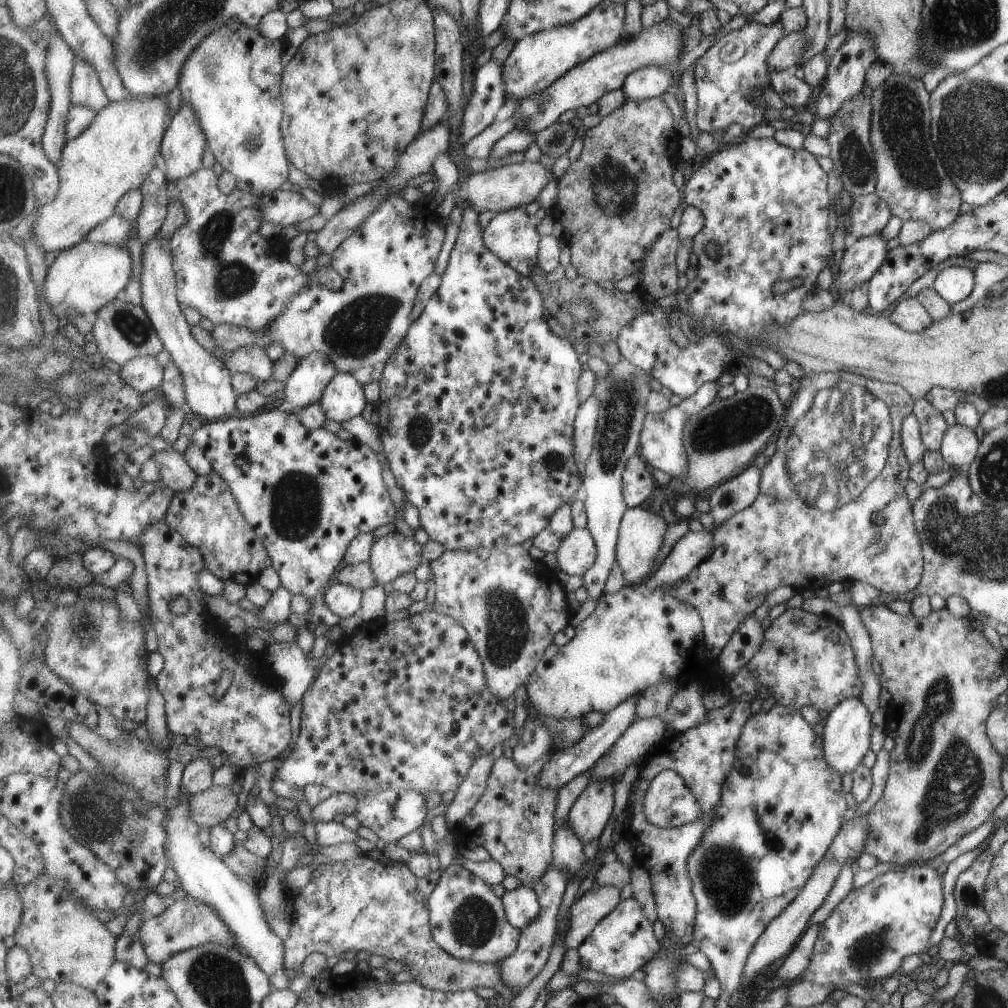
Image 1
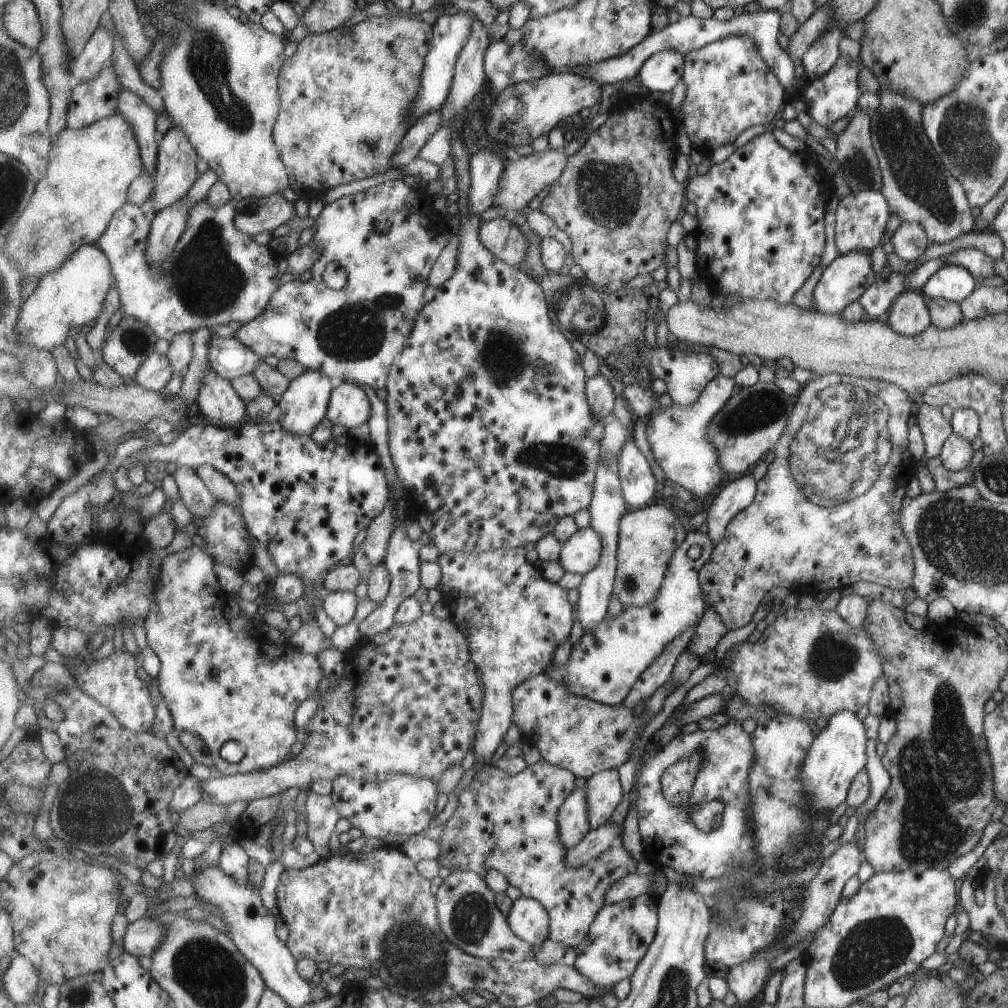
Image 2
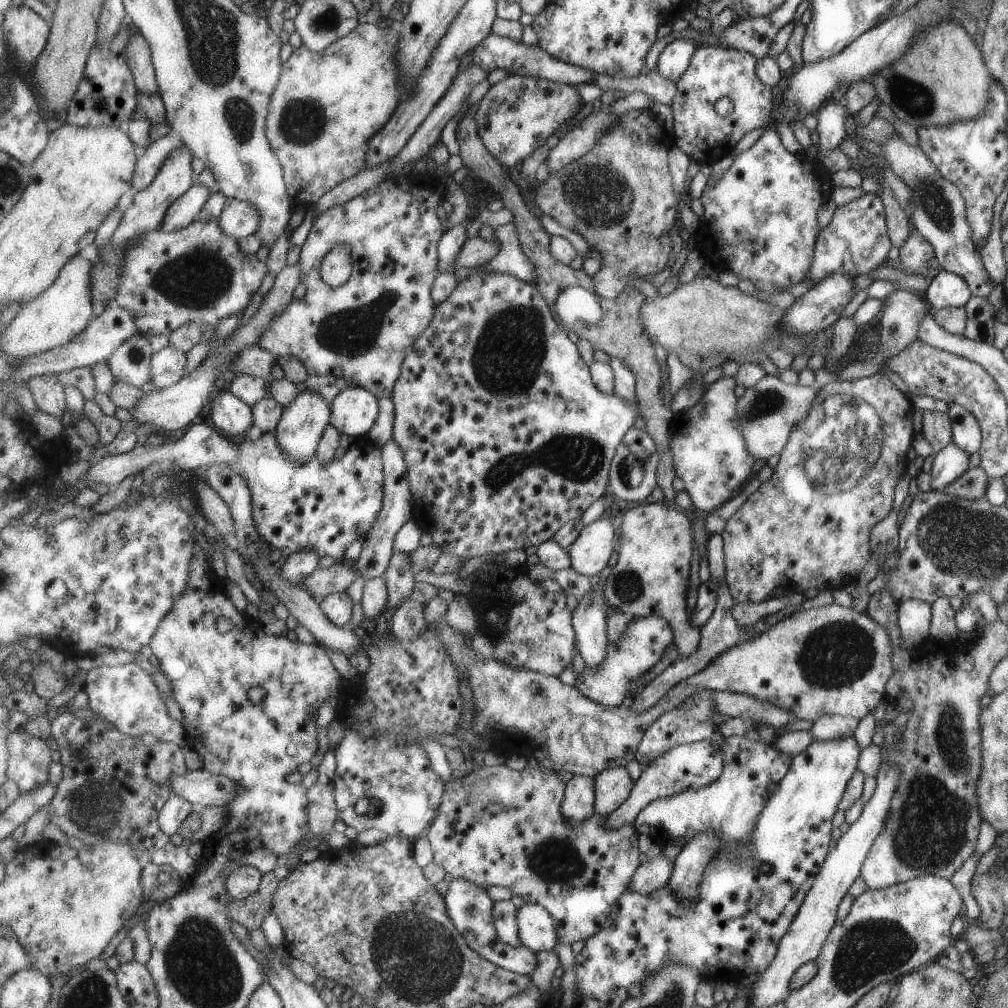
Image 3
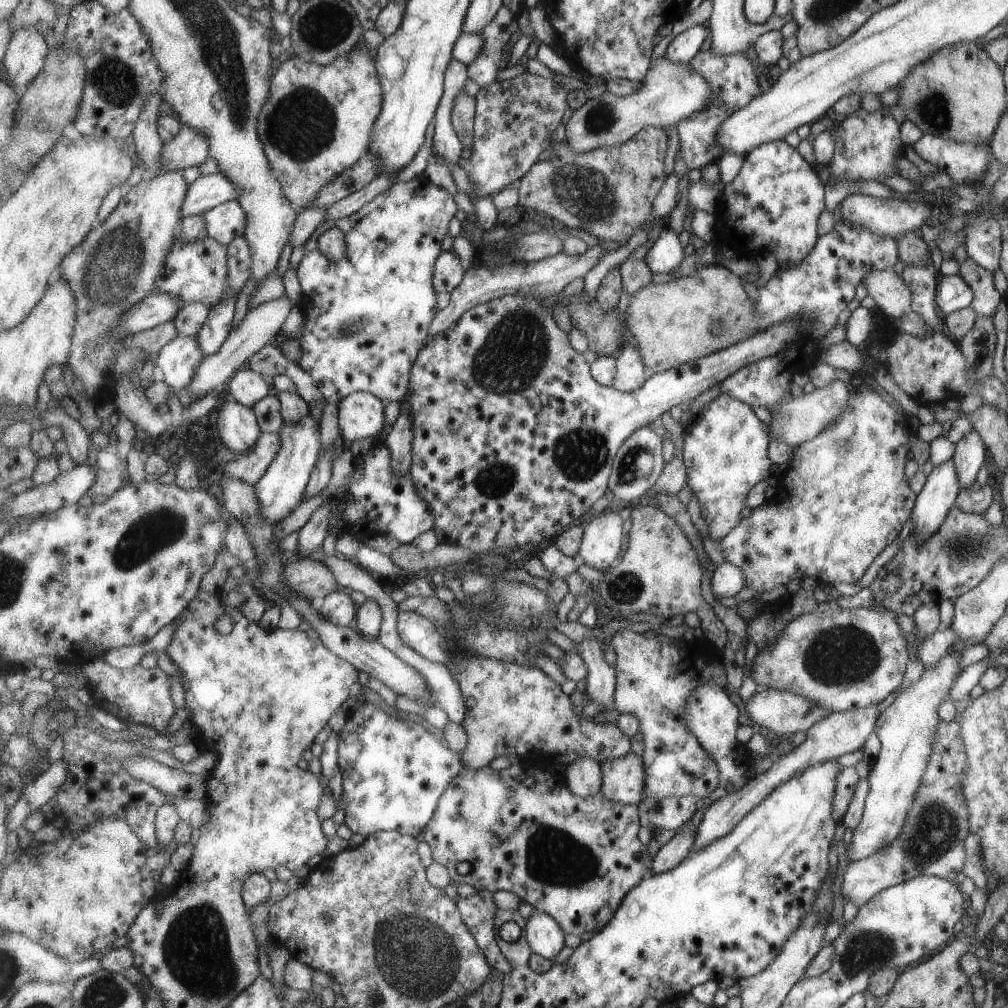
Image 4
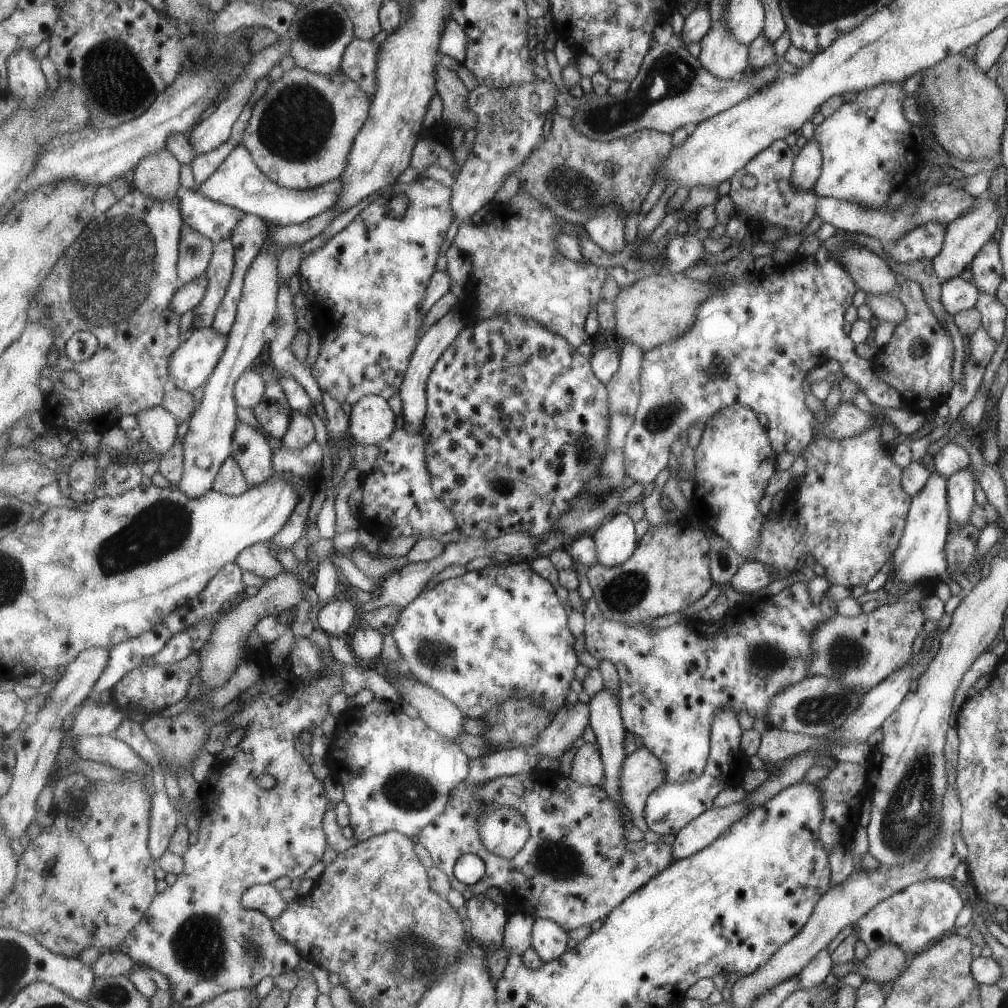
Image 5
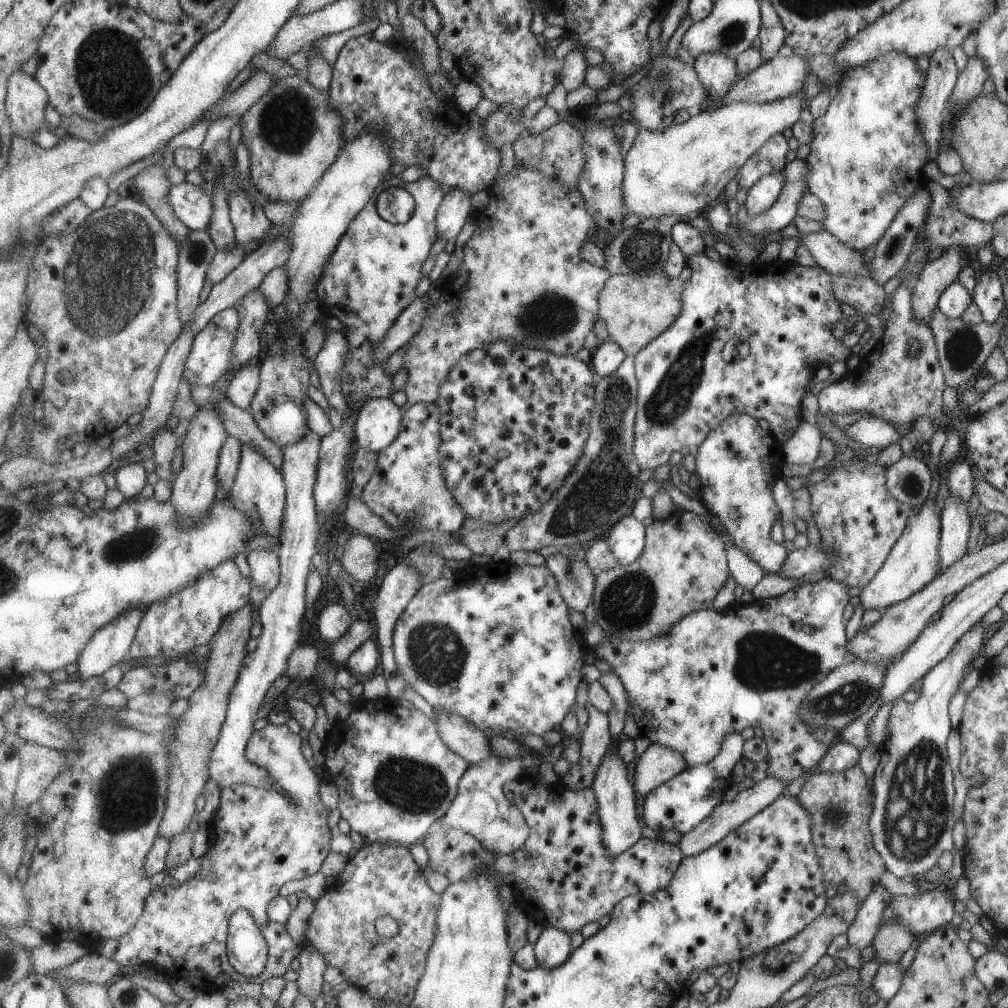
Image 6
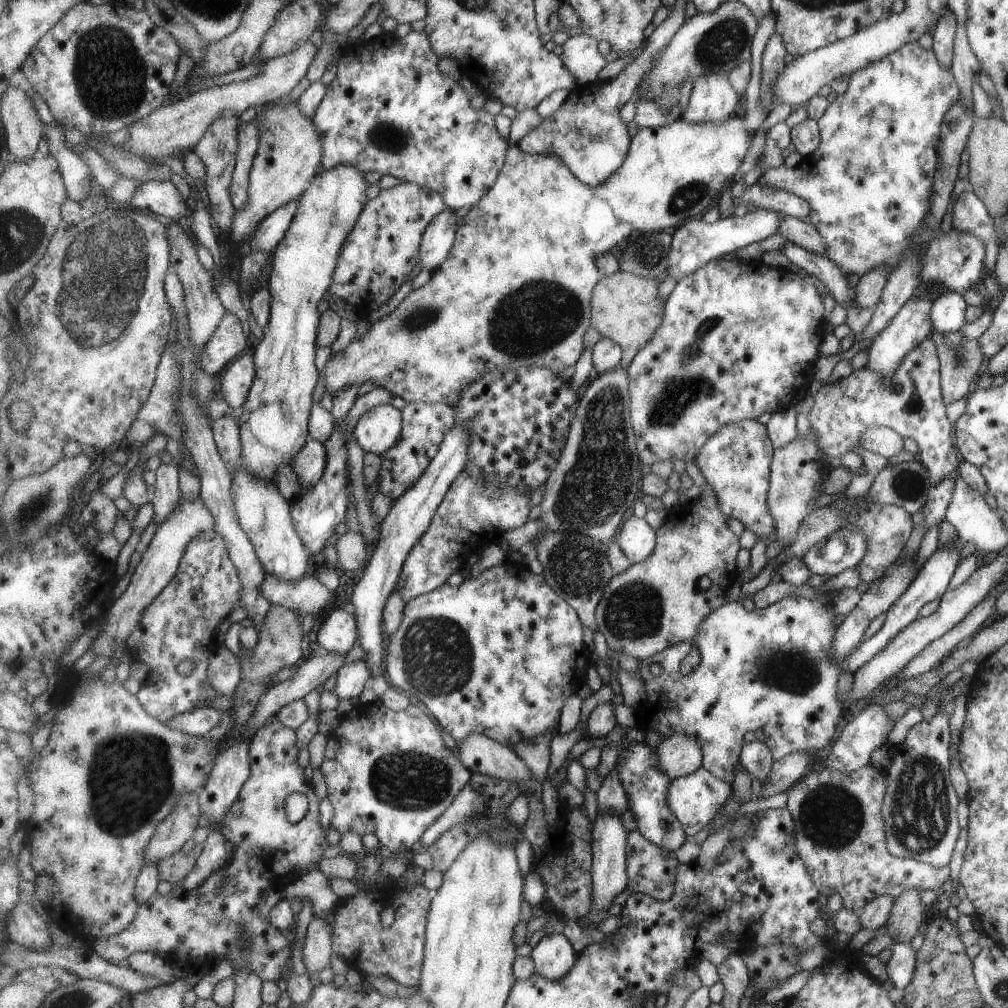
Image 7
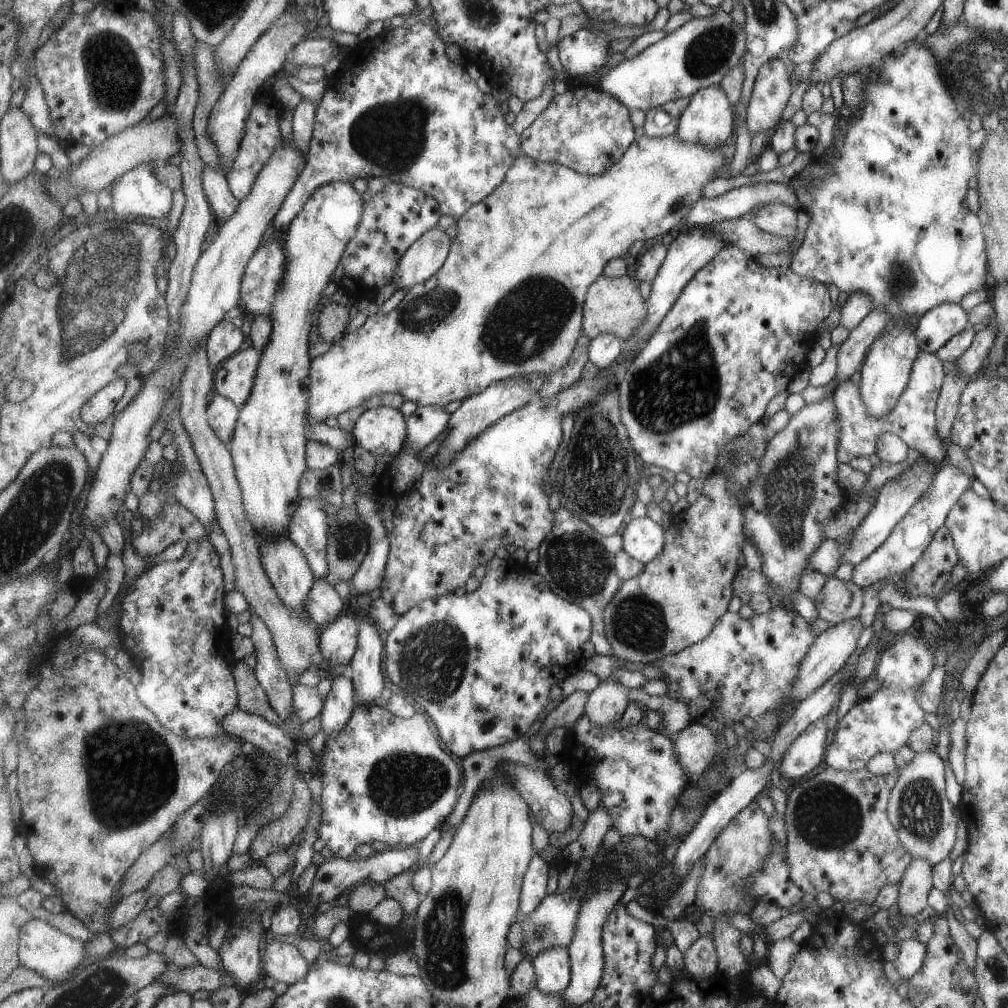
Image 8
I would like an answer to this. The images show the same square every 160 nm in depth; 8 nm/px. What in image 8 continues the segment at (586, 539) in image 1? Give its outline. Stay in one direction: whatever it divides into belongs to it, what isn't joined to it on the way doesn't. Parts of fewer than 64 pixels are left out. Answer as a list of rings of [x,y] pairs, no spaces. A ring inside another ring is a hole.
[[[650,517],[629,519],[622,533],[623,549],[643,565],[653,562],[667,544],[666,529]]]

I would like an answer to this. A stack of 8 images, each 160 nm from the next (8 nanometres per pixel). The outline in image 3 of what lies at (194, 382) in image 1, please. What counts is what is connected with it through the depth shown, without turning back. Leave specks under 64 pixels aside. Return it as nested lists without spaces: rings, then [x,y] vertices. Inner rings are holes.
[[[197,182],[181,198],[178,198],[167,211],[161,230],[166,233],[184,229],[193,221],[197,220],[205,203],[209,200],[210,194],[215,191],[208,186]],[[228,388],[221,389],[211,402],[212,422],[219,432],[233,441],[242,440],[254,425],[252,406],[235,396]]]

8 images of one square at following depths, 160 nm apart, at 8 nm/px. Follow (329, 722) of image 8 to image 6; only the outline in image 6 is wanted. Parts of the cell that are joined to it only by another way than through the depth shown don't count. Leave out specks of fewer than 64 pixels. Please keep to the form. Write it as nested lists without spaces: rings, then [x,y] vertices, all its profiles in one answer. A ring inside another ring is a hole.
[[[369,639],[364,642],[355,652],[349,657],[345,666],[359,679],[360,681],[371,678],[376,672],[381,672],[382,652],[380,646],[375,643],[375,640]]]

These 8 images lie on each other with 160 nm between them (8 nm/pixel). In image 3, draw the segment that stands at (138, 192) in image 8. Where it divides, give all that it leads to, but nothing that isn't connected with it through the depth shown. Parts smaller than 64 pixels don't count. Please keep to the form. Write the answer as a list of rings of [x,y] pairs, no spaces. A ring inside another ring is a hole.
[[[227,198],[219,220],[221,228],[239,241],[259,230],[262,216],[259,207],[251,201]]]

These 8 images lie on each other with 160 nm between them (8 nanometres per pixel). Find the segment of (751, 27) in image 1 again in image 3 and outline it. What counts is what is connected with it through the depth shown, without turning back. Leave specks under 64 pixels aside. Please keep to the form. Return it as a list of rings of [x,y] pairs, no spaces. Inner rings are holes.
[[[721,45],[699,47],[692,56],[685,74],[675,82],[677,92],[673,98],[673,128],[677,146],[696,163],[715,164],[727,156],[731,147],[755,128],[773,127],[776,121],[773,88],[757,76],[757,57],[749,51]],[[727,96],[734,110],[727,116],[715,114],[715,102]]]

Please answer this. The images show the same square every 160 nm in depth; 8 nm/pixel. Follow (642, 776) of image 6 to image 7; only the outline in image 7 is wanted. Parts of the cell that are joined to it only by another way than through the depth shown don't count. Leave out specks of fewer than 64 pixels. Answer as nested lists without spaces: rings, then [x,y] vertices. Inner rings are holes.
[[[679,733],[663,738],[654,749],[658,753],[662,772],[673,780],[694,773],[704,766],[702,744],[689,735]]]

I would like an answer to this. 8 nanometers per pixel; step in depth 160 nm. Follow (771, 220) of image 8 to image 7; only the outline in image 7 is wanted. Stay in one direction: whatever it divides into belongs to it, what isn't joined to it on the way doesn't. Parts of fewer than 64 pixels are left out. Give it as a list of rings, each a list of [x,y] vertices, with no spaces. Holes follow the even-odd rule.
[[[784,215],[781,224],[779,224],[777,234],[781,234],[787,241],[799,246],[799,248],[803,248],[807,252],[821,257],[825,254],[825,246],[821,242],[819,232],[811,224],[803,222],[803,220],[791,215]]]

